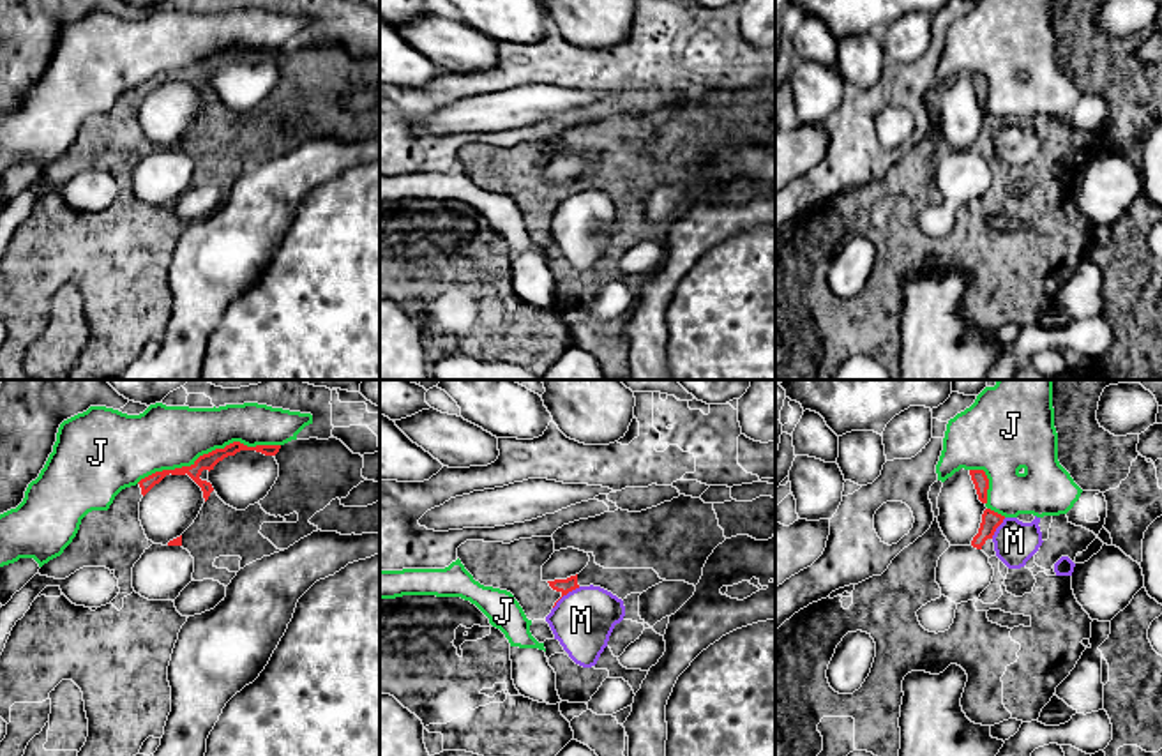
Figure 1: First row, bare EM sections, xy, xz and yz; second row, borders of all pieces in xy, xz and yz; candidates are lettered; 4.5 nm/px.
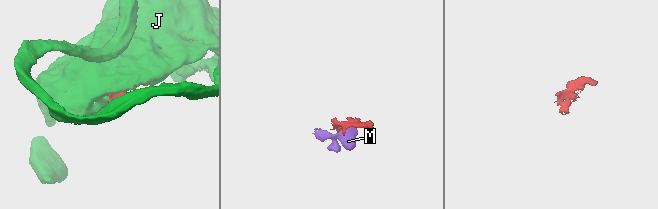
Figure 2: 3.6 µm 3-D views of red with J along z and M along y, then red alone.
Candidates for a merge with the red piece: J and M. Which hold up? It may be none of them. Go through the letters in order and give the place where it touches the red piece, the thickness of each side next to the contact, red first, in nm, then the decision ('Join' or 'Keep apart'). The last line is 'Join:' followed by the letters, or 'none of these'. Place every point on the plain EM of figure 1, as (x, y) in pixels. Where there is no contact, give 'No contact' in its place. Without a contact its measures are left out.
J: Touches red at xy (209, 57). Thickness 80 nm (red) against 280 nm. Keep apart
M: Touches red at xz (565, 198). Thickness 70 nm (red) against 280 nm. Keep apart
Join: none of these

